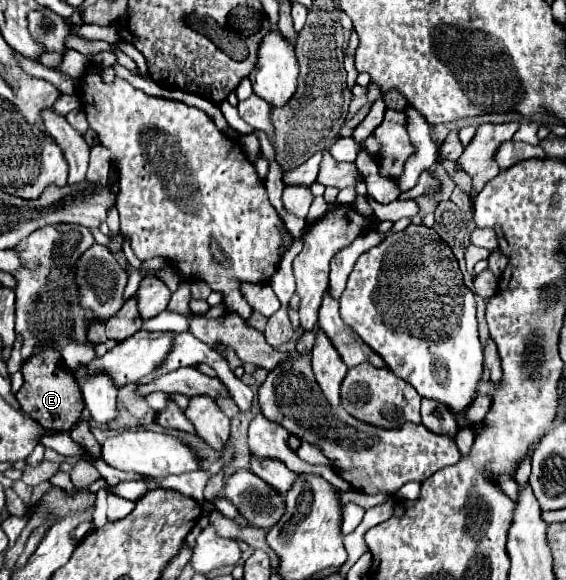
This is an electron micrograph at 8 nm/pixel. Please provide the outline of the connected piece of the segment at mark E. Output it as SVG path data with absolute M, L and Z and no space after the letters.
M55 349L37 351L37 355L33 355L21 367L21 371L25 377L25 383L17 393L21 409L31 419L37 419L37 423L41 423L41 427L49 427L49 431L55 431L55 433L71 431L81 421L83 397L81 397L81 389L77 385L77 379L73 377L73 373L65 371L65 365L61 363L61 355Z

